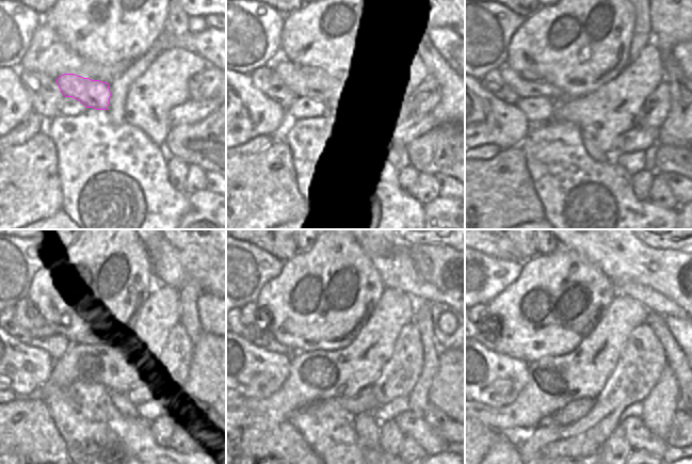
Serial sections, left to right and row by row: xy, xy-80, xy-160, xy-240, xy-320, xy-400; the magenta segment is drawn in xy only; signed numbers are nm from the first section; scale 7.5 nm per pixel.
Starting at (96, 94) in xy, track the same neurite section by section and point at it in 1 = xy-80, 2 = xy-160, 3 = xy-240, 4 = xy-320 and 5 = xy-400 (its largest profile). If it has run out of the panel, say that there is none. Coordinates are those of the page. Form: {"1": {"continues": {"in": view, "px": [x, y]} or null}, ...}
{"1": {"continues": {"in": "xy-80", "px": [311, 82]}}, "2": {"continues": {"in": "xy-160", "px": [524, 88]}}, "3": {"continues": {"in": "xy-240", "px": [26, 314]}}, "4": {"continues": {"in": "xy-320", "px": [250, 316]}}, "5": {"continues": {"in": "xy-400", "px": [486, 320]}}}

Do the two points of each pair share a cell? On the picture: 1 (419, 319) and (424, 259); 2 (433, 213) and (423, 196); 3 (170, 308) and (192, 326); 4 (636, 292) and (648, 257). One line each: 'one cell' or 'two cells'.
1: two cells
2: two cells
3: two cells
4: two cells

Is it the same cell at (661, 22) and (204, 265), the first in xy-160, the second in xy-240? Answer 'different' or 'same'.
different

